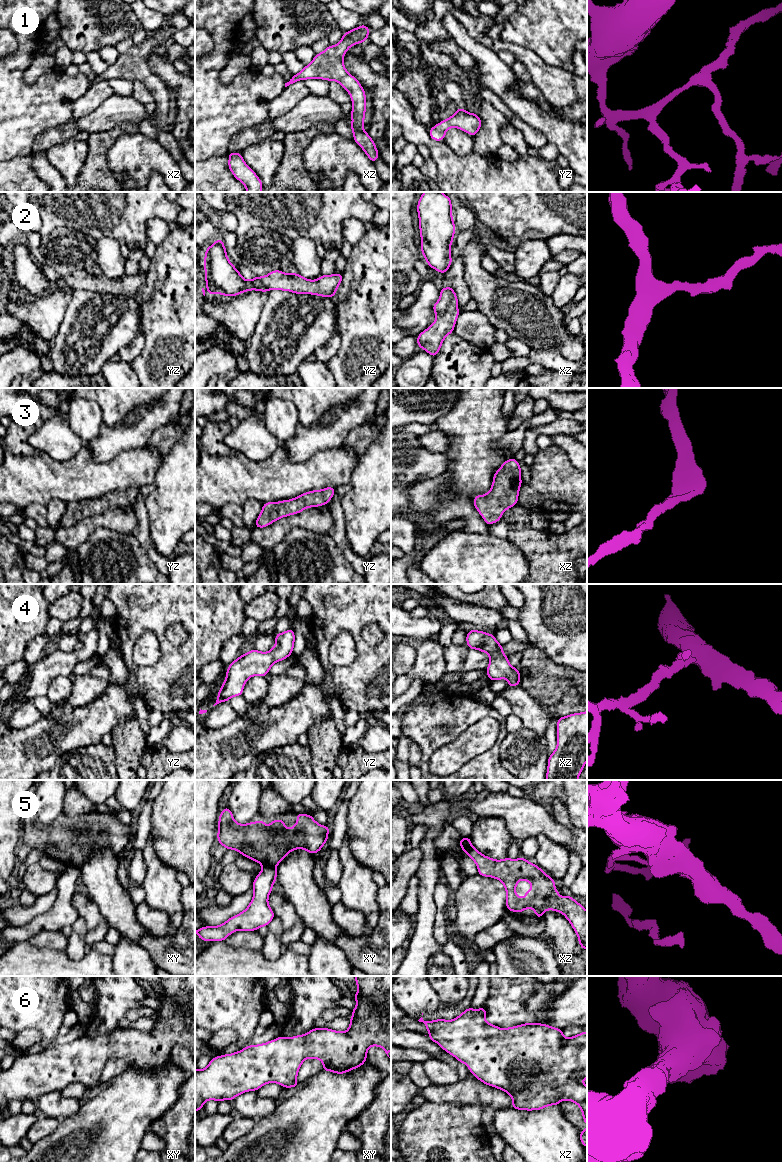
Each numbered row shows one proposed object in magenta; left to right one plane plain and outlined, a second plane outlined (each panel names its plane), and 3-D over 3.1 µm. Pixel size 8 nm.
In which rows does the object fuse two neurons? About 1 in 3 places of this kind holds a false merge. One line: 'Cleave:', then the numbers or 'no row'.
Cleave: 5

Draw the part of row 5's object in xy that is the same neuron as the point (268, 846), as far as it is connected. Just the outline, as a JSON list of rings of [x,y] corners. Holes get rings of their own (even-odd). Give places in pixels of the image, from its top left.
[[[228,806],[219,814],[218,844],[223,845],[227,850],[234,849],[241,855],[260,863],[263,867],[275,868],[294,849],[305,849],[311,854],[319,852],[328,841],[329,826],[317,823],[312,815],[298,813],[294,815],[298,821],[292,829],[288,829],[284,820],[272,820],[268,828],[265,827],[266,820],[259,822],[251,821],[249,824],[238,824]]]

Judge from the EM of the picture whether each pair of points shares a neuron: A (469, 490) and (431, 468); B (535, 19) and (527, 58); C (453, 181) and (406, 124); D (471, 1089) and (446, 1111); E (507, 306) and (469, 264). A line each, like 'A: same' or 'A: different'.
A: different
B: different
C: same
D: different
E: same

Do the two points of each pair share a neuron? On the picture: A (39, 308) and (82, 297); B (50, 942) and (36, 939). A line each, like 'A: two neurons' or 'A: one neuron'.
A: two neurons
B: one neuron

